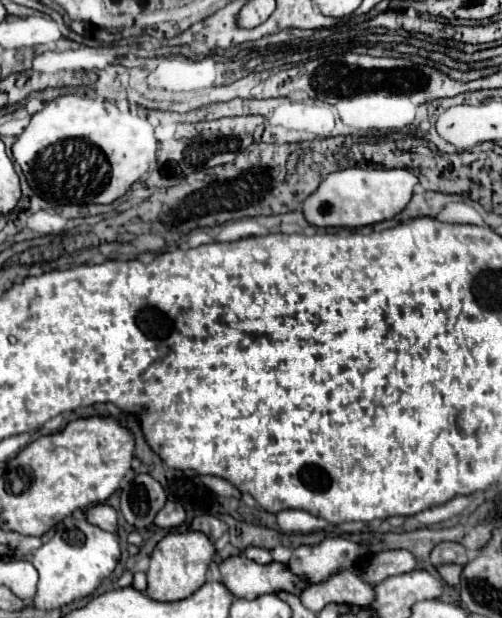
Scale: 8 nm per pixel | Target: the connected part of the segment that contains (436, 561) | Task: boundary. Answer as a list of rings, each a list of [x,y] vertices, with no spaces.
[[[438,543],[432,553],[430,553],[430,561],[434,567],[438,565],[446,565],[446,563],[458,563],[458,565],[466,565],[468,557],[466,557],[466,549],[458,543]]]

